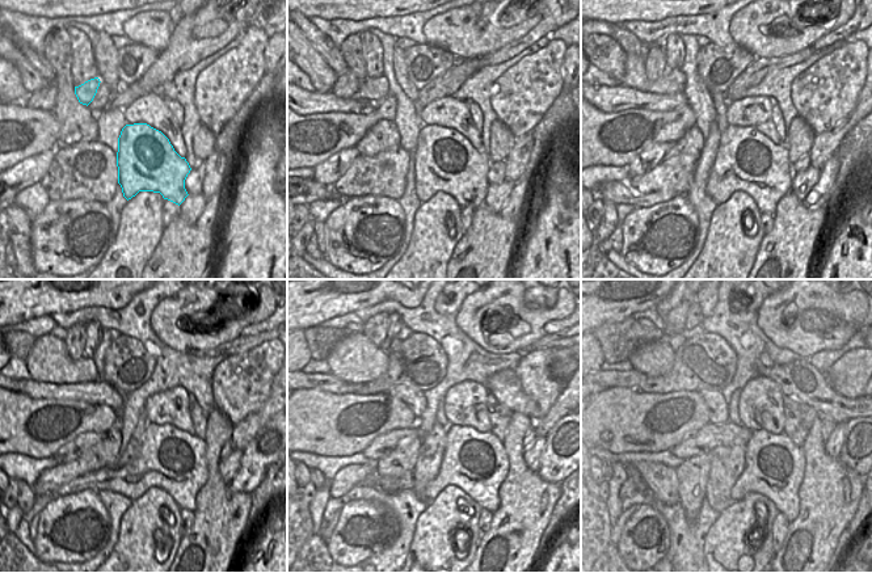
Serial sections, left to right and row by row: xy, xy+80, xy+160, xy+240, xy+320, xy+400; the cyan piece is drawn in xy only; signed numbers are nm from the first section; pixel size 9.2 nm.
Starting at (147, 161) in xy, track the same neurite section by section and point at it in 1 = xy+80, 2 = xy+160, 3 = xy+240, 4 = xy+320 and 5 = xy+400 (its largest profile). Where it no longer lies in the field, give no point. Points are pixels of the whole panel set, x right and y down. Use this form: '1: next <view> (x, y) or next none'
1: next xy+80 (446, 161)
2: next xy+160 (746, 160)
3: next xy+240 (172, 459)
4: next xy+320 (475, 462)
5: next xy+400 (774, 466)

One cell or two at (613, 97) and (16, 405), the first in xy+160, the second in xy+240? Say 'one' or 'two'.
two

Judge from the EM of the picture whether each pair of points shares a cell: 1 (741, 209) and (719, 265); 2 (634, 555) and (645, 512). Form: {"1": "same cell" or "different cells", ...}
{"1": "same cell", "2": "same cell"}

